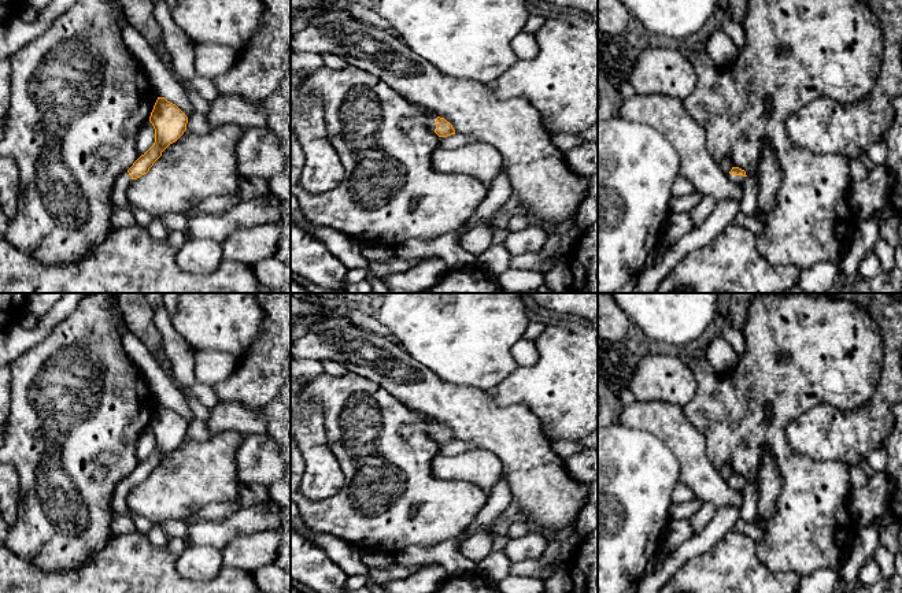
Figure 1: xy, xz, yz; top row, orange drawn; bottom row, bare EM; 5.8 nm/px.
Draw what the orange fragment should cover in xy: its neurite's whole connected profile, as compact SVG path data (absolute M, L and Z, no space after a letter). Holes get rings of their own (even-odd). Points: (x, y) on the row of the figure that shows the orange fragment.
M158 97L149 122L155 129L155 142L127 171L117 178L112 189L112 204L115 208L130 210L132 204L127 199L129 186L134 179L147 174L162 156L162 152L184 134L188 116L175 104L167 101L164 97Z

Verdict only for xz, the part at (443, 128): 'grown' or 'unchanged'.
grown

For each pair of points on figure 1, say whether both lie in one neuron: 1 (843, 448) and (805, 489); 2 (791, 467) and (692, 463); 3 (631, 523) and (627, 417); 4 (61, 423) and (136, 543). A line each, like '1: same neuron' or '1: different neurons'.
1: different neurons
2: different neurons
3: different neurons
4: different neurons

